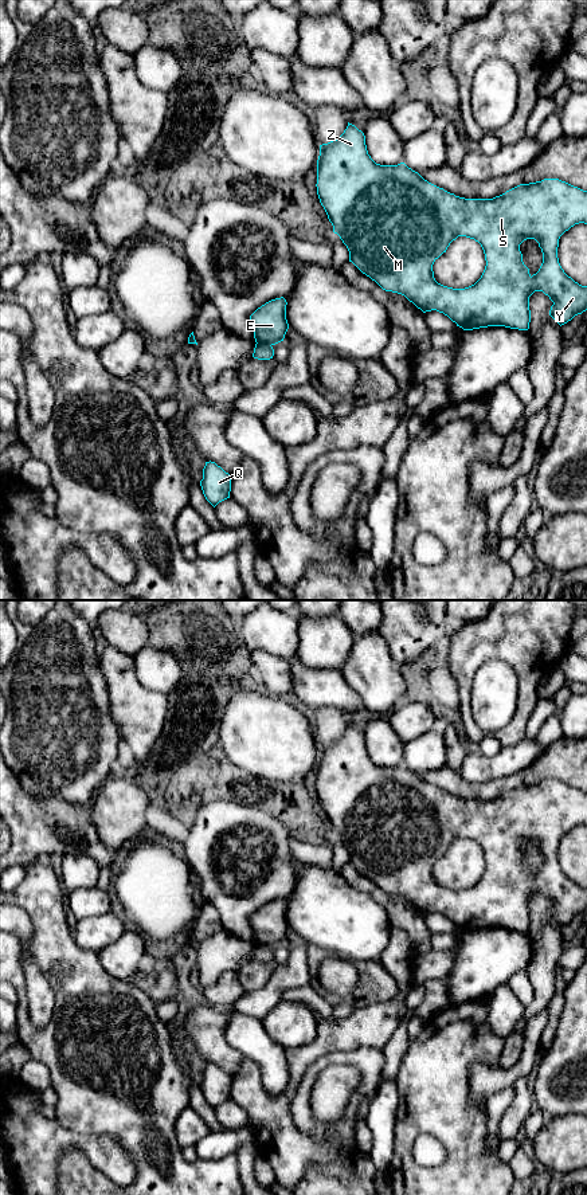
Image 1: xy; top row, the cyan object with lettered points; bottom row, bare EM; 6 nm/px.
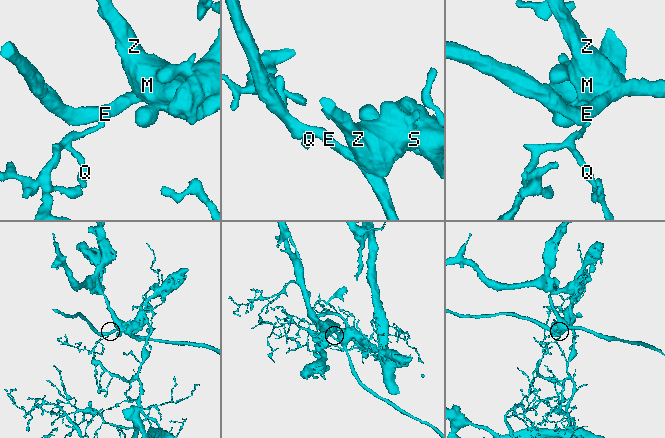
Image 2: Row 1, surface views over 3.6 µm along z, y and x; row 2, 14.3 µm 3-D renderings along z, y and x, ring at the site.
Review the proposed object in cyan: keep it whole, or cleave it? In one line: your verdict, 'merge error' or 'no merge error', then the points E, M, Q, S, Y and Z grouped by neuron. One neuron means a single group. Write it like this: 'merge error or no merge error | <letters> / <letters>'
merge error | E M S Y Z / Q

